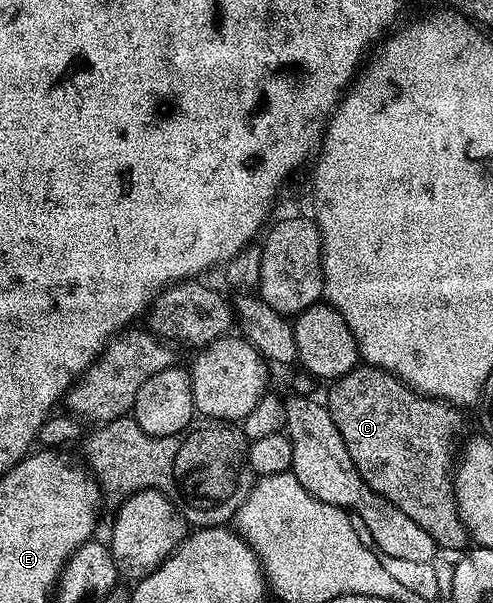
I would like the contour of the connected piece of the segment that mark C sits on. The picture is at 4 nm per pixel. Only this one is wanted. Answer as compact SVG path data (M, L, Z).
M366 363L351 369L332 385L335 386L332 387L327 399L325 398L325 406L345 441L349 456L356 464L361 479L377 495L384 496L398 510L413 519L418 527L427 531L440 550L466 550L469 545L467 524L461 519L459 504L455 498L457 454L461 449L459 436L463 433L463 417L459 413L462 412L450 401L424 397L403 384L394 373L387 373Z

